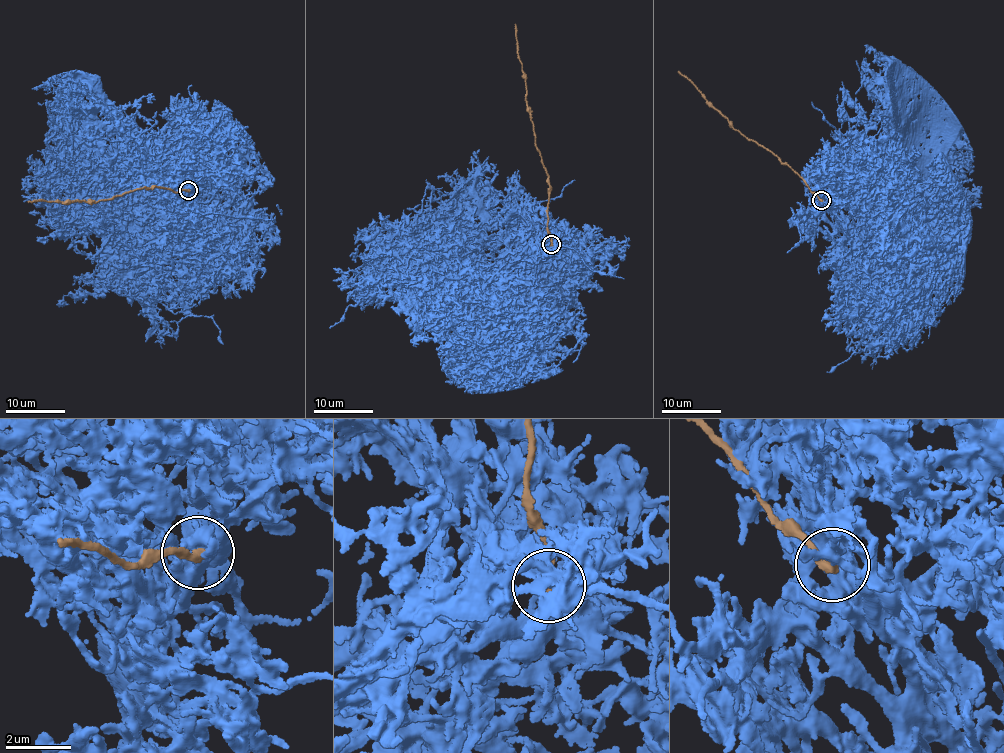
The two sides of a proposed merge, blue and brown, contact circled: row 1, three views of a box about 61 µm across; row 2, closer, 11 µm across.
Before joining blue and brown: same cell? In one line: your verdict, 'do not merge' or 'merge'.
do not merge

